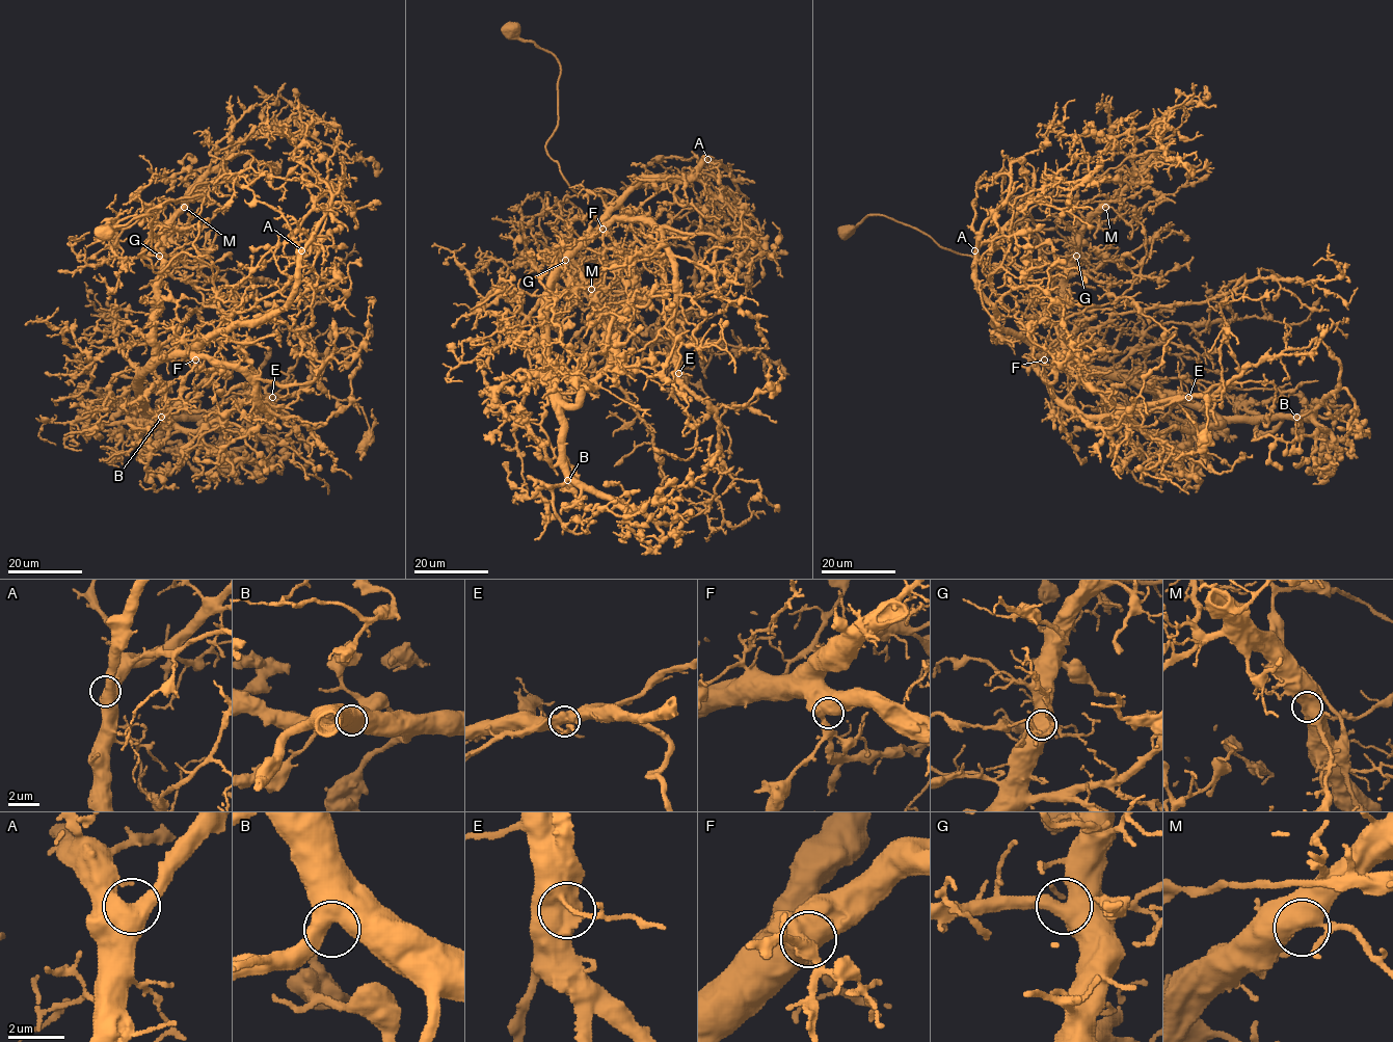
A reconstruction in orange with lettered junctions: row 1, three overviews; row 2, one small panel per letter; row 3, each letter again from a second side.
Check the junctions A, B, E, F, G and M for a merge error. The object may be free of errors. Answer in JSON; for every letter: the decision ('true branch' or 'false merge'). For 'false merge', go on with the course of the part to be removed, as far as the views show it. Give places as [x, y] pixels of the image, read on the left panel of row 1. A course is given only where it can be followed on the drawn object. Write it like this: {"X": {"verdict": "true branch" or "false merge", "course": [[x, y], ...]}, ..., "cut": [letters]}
{"A": {"verdict": "true branch"}, "B": {"verdict": "true branch"}, "E": {"verdict": "false merge", "course": [[272, 397], [258, 410], [212, 262], [192, 244], [204, 196], [115, 229], [253, 151], [243, 154]]}, "F": {"verdict": "true branch"}, "G": {"verdict": "true branch"}, "M": {"verdict": "true branch"}, "cut": ["E"]}

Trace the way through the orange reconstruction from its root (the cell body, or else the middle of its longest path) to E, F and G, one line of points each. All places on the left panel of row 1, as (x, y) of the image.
E: (103, 231), (153, 214), (139, 255), (155, 272), (183, 251), (209, 263), (258, 409), (272, 397)
F: (103, 231), (153, 214), (152, 245), (139, 255), (155, 272), (183, 251), (211, 266), (224, 319), (195, 359)
G: (103, 231), (153, 214), (139, 255), (209, 263), (229, 324), (159, 256)

